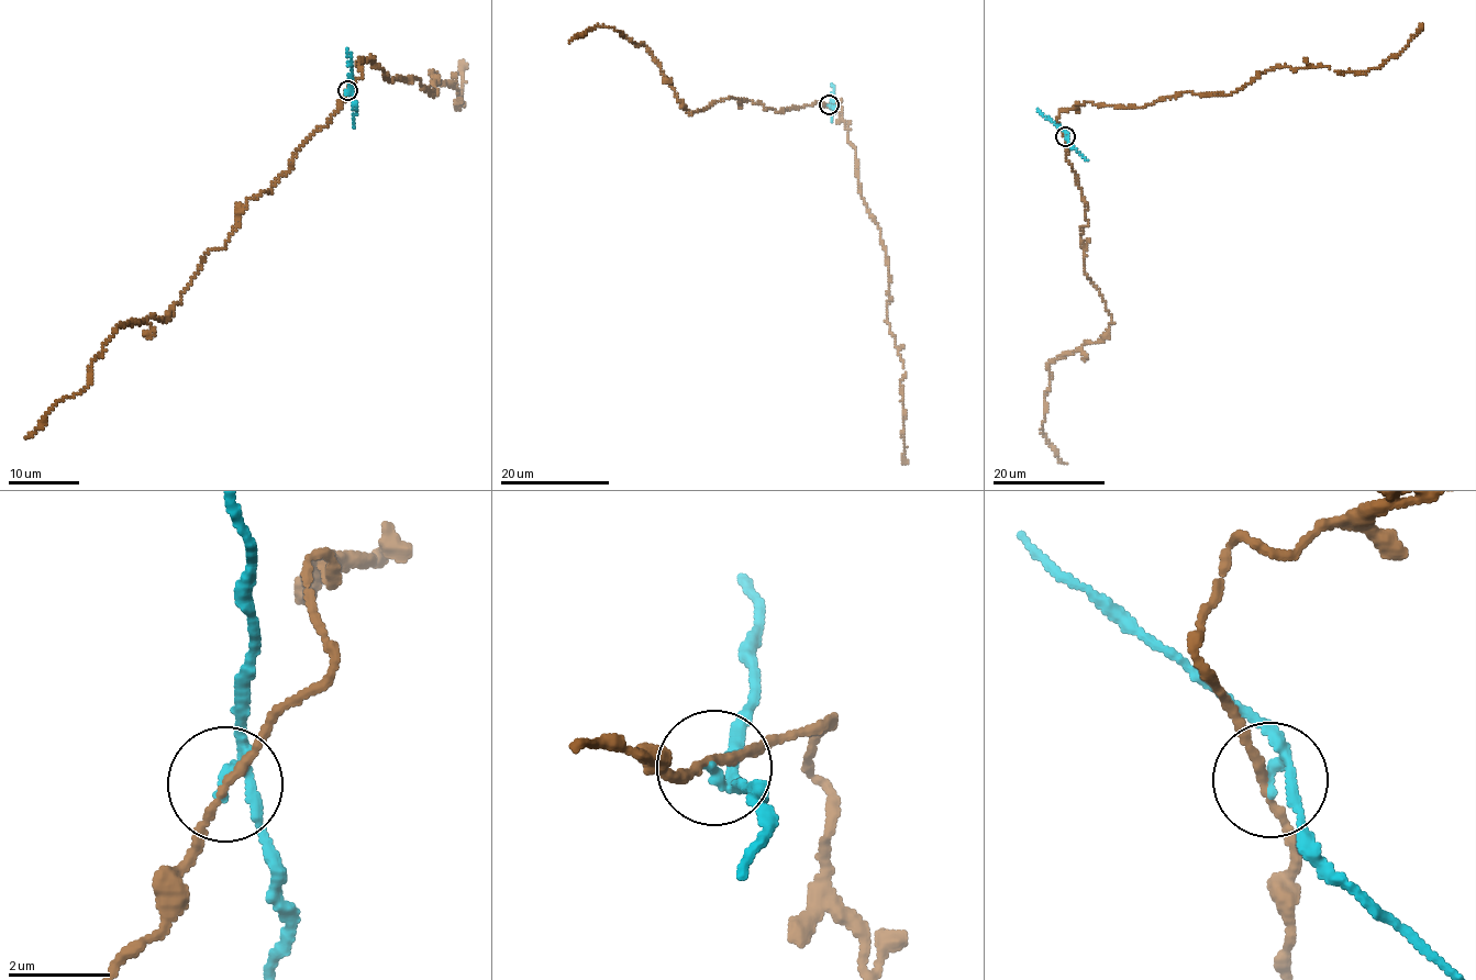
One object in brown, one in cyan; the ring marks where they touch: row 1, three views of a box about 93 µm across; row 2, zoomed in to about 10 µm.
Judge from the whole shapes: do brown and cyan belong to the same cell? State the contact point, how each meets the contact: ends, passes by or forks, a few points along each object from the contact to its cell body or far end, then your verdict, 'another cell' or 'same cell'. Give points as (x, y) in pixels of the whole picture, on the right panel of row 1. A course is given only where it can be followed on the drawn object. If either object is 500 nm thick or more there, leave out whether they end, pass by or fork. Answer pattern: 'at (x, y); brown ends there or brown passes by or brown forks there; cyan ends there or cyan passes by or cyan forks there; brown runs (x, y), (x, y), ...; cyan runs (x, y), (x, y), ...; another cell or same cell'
at (1065, 136); brown passes by; cyan passes by; brown runs (1065, 136), (1060, 111), (1085, 102), (1225, 96), (1276, 67), (1368, 71), (1422, 24); cyan runs (1065, 136), (1065, 132), (1038, 109); another cell

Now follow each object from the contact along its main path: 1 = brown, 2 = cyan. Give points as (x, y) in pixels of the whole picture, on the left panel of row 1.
1: (347, 91), (370, 58), (388, 80), (419, 78), (432, 97), (432, 73), (454, 88), (459, 108), (461, 62)
2: (347, 91), (347, 49)

